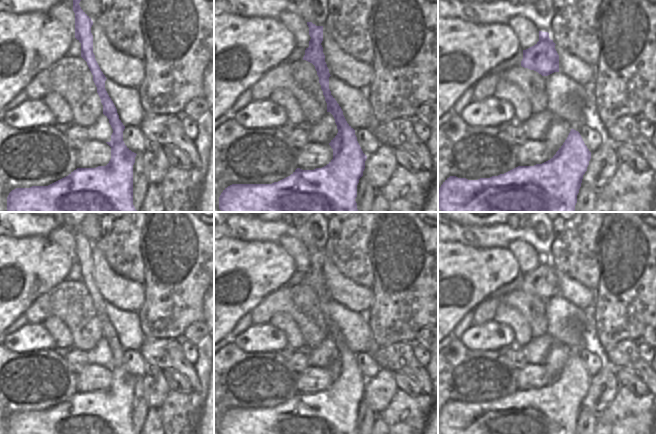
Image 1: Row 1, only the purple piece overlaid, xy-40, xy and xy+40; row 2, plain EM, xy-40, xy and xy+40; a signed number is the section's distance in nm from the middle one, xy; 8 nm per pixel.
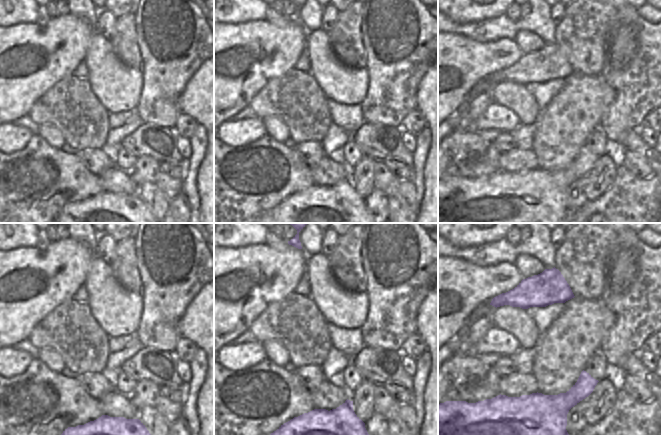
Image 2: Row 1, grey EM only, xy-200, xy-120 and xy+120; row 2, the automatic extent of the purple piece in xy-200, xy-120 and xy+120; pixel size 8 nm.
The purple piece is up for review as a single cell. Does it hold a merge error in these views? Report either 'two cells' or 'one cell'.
two cells

